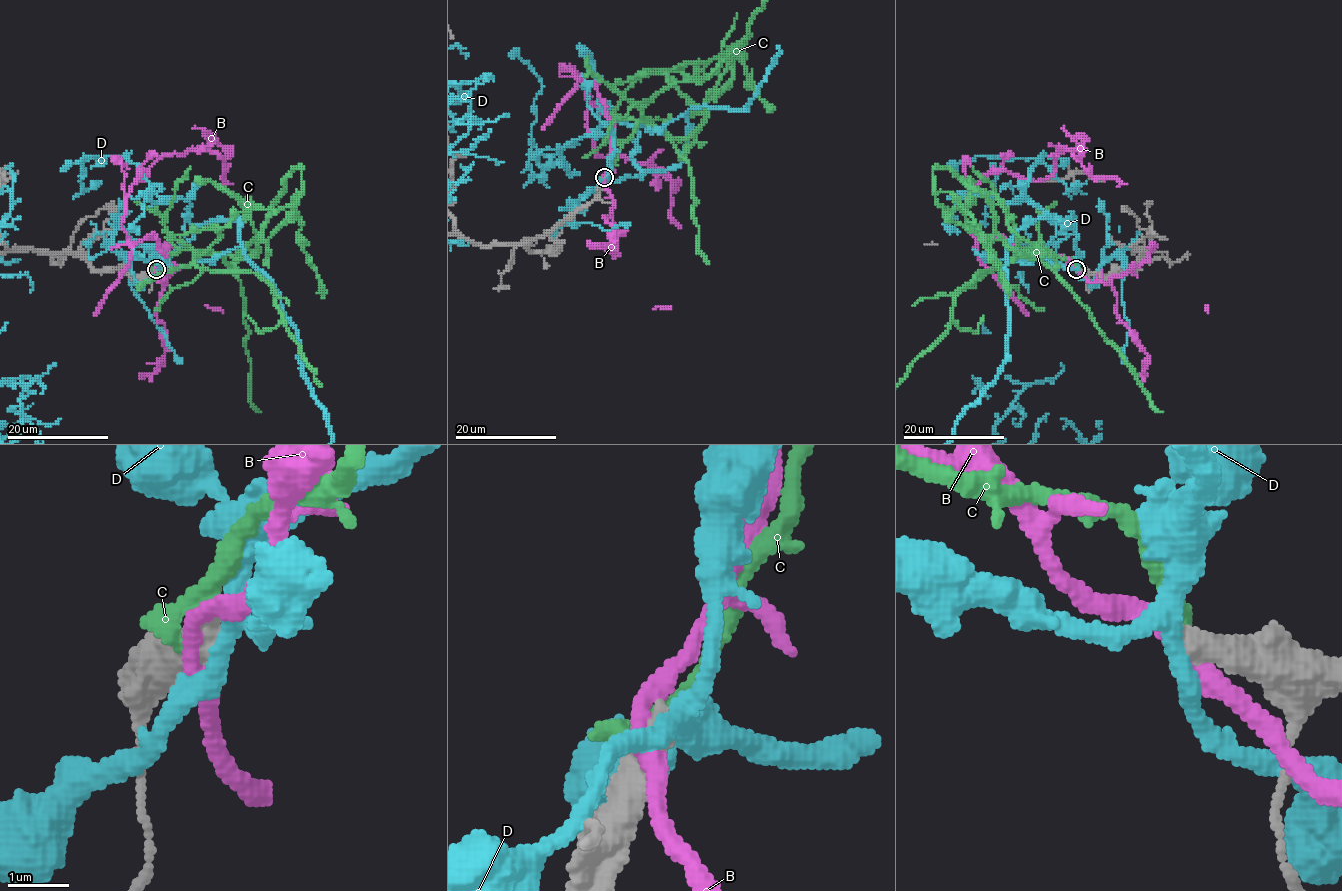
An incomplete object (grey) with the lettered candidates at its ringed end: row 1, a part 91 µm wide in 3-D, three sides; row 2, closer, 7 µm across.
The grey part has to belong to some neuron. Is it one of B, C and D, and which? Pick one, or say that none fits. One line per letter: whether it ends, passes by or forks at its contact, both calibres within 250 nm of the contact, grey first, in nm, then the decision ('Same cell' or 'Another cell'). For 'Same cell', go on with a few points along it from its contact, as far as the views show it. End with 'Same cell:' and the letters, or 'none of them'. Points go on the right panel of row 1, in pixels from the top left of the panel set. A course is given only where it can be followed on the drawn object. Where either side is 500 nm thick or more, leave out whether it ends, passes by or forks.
B: Thickness 600 nm (grey) against 320 nm. Another cell
C: Thickness 600 nm (grey) against 320 nm. Another cell
D: Thickness 500 nm (grey) against 320 nm. Another cell
Same cell: none of them

